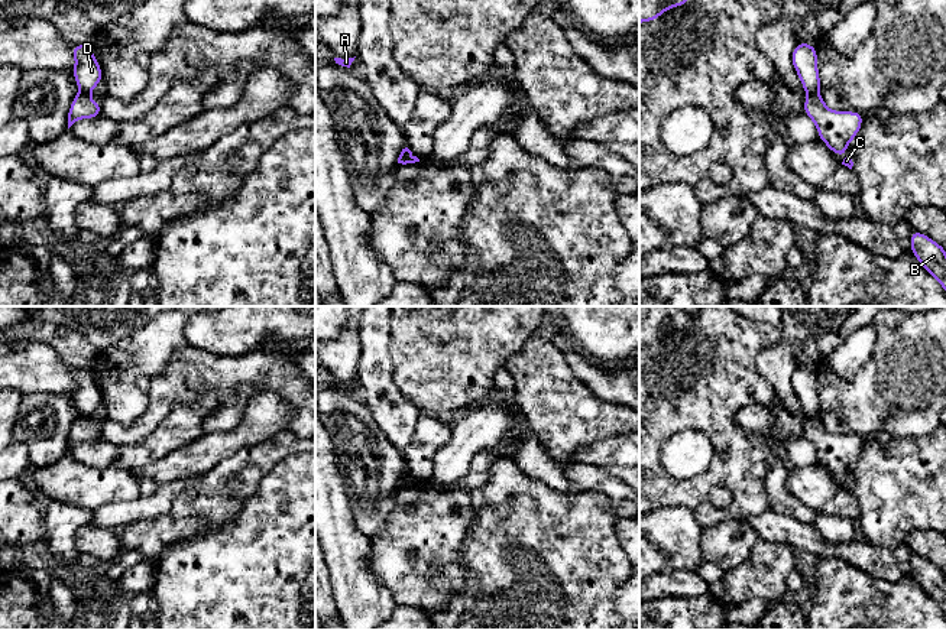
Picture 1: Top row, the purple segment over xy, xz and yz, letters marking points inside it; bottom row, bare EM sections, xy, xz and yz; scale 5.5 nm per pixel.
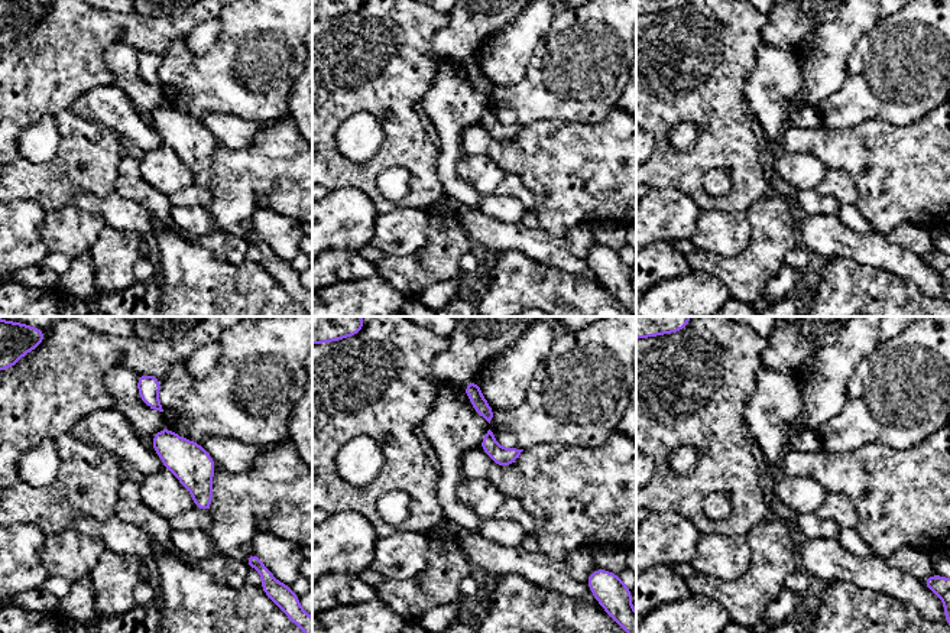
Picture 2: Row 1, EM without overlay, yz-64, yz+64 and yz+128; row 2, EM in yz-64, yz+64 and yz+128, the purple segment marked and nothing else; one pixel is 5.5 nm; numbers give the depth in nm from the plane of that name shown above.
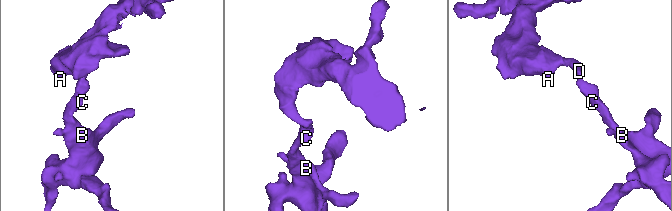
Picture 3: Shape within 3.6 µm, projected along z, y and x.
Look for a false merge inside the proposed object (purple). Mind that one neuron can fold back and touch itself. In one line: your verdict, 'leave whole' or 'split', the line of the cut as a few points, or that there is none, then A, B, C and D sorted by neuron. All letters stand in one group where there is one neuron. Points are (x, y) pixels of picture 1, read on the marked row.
split; cut in yz along (817, 90), (807, 94); A D / B C

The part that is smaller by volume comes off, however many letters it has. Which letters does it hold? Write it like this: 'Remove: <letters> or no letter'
Remove: A, D

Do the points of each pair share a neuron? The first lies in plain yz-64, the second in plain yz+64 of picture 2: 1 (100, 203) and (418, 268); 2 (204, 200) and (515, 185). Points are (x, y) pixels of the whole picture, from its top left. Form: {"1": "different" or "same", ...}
{"1": "different", "2": "same"}

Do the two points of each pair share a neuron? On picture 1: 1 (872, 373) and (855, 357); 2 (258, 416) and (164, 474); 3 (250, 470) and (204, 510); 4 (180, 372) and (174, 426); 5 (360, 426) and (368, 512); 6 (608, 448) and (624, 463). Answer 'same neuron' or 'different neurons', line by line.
1: different neurons
2: same neuron
3: same neuron
4: different neurons
5: same neuron
6: same neuron

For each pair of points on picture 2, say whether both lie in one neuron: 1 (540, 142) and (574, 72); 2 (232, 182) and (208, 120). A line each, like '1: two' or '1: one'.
1: two
2: two

